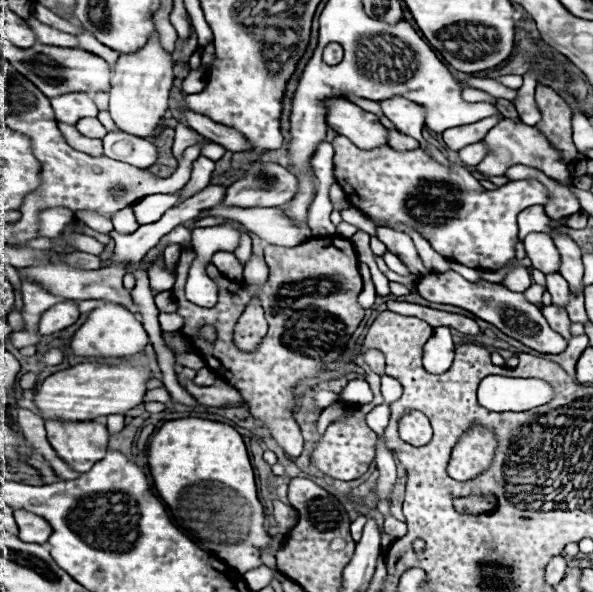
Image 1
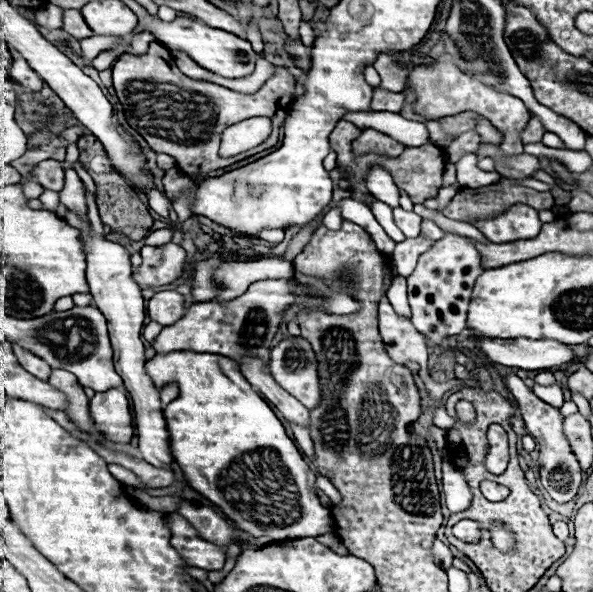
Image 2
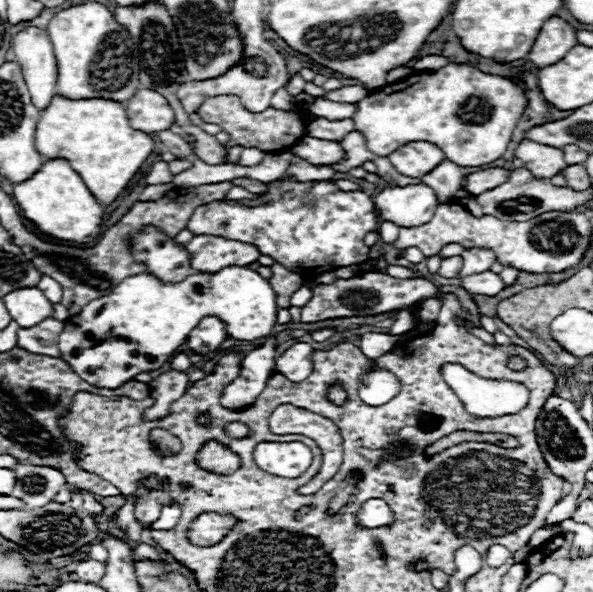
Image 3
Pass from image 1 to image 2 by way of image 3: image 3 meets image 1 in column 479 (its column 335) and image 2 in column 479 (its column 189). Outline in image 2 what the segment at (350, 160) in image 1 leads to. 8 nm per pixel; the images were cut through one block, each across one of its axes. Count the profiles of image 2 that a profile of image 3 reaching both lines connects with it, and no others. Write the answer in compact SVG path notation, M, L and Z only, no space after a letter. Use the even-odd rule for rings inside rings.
M514 204L510 210L494 216L490 220L474 222L474 226L496 244L514 242L514 240L530 240L540 234L542 222L538 220L538 210L526 204Z

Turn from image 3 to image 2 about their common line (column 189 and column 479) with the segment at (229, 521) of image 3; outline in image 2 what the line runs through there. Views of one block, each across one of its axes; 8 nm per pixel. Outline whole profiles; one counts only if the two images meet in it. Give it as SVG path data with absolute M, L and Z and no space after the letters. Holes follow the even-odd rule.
M460 520L454 524L452 532L458 536L458 540L464 540L464 542L476 542L480 540L480 532L478 532L478 524L474 520Z

